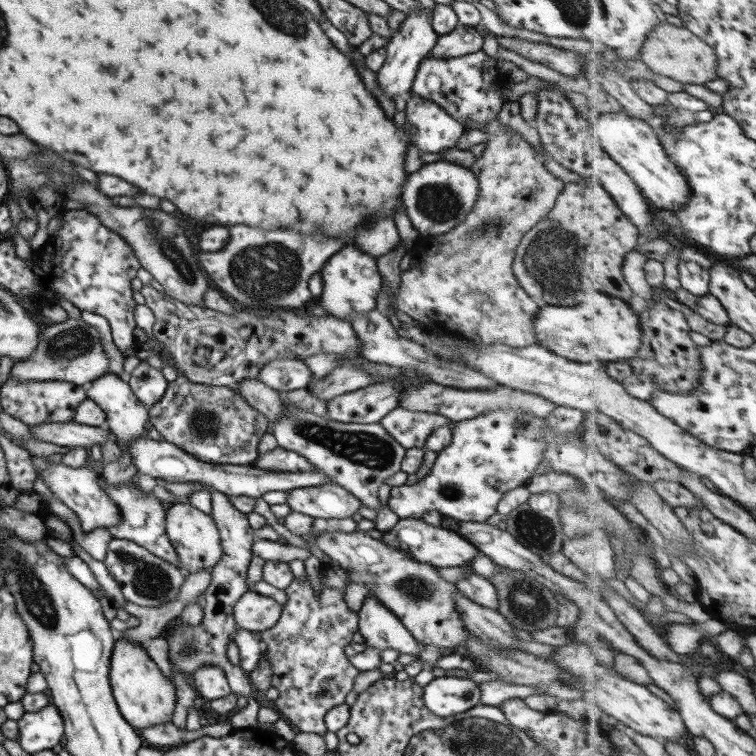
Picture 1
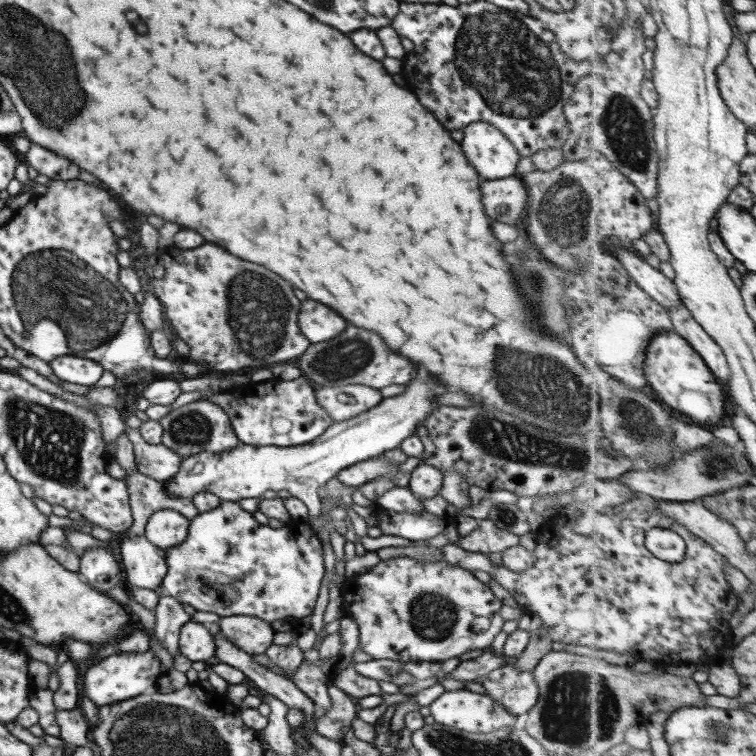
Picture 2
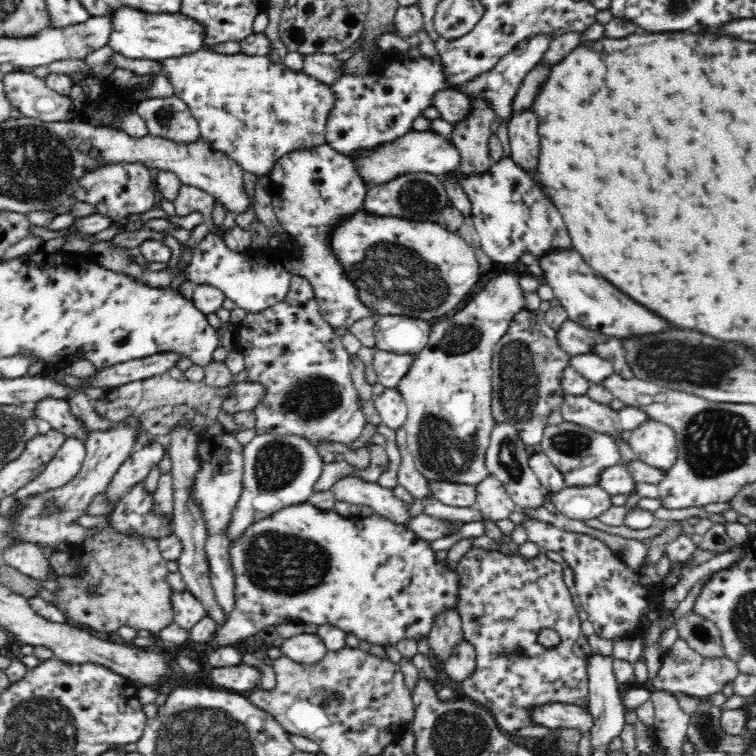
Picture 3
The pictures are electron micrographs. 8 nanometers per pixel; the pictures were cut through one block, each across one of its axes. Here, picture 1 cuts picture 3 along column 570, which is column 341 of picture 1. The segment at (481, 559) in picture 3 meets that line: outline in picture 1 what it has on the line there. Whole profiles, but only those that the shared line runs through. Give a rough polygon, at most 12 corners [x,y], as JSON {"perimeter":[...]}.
{"perimeter":[[293,578],[279,622],[259,633],[297,732],[327,732],[360,674],[344,588]]}

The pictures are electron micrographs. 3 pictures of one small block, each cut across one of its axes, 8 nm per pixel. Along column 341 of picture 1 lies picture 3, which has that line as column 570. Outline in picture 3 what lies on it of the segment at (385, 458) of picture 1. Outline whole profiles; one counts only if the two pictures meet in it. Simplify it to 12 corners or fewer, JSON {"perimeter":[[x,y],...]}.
{"perimeter":[[563,420],[541,452],[567,486],[598,486],[621,464],[612,436]]}

